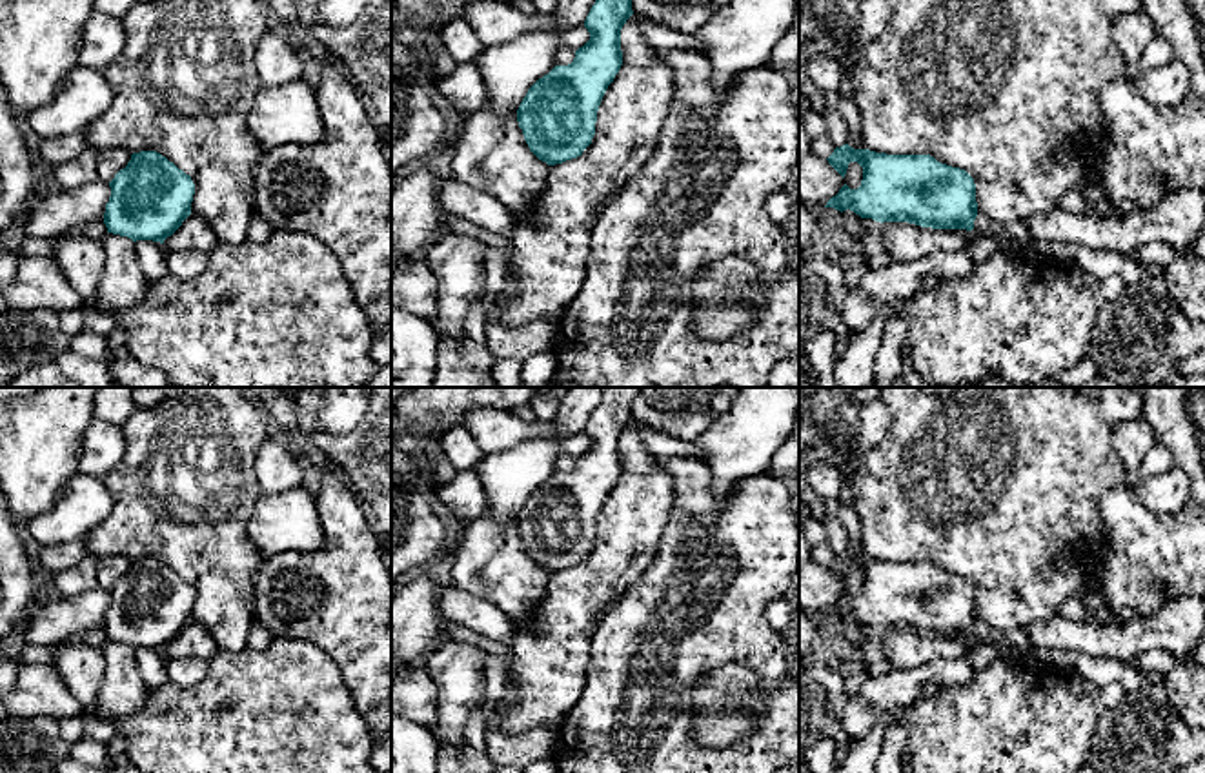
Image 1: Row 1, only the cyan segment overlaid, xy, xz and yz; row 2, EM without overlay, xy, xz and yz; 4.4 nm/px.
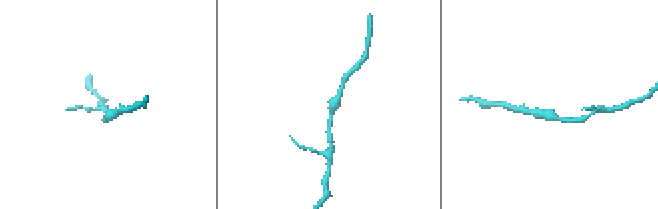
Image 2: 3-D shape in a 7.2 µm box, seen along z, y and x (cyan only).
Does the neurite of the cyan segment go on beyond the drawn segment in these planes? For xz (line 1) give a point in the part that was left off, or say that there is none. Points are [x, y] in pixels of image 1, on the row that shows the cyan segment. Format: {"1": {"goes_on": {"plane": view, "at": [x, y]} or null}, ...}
{"1": {"goes_on": null}}

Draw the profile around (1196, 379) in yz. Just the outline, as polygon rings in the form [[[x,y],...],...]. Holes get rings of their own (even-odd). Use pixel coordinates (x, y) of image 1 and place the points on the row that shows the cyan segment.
[[[1205,373],[1178,375],[1165,386],[1119,384],[1103,375],[1096,375],[1083,386],[1065,386],[1054,378],[1038,384],[1016,384],[1001,376],[988,376],[979,382],[963,382],[956,386],[928,384],[927,387],[1205,387]]]

